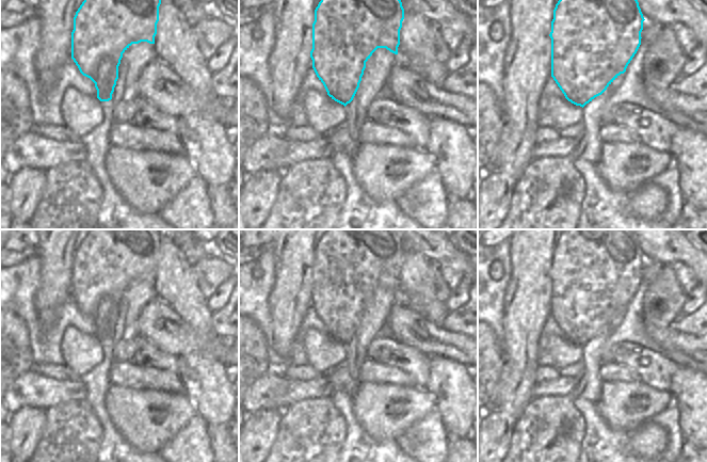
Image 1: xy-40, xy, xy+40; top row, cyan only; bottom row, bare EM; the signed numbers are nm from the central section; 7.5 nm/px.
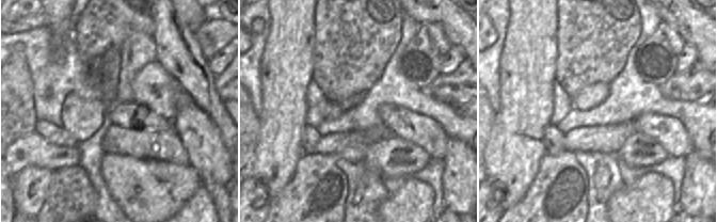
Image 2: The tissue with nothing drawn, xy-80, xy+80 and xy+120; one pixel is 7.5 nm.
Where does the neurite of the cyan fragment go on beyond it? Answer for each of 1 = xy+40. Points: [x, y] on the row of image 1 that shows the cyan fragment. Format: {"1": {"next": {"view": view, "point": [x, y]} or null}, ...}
{"1": {"next": null}}

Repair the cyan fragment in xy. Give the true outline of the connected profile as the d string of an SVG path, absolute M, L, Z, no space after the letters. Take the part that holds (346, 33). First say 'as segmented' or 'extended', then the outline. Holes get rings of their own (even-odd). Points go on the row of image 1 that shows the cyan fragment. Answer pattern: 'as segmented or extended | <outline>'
as segmented | M321 0L312 23L312 68L327 95L344 107L350 103L361 81L366 62L377 48L398 54L400 30L404 19L401 0Z

